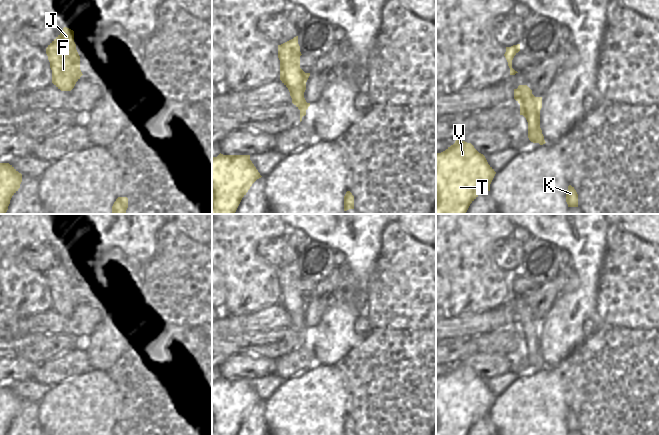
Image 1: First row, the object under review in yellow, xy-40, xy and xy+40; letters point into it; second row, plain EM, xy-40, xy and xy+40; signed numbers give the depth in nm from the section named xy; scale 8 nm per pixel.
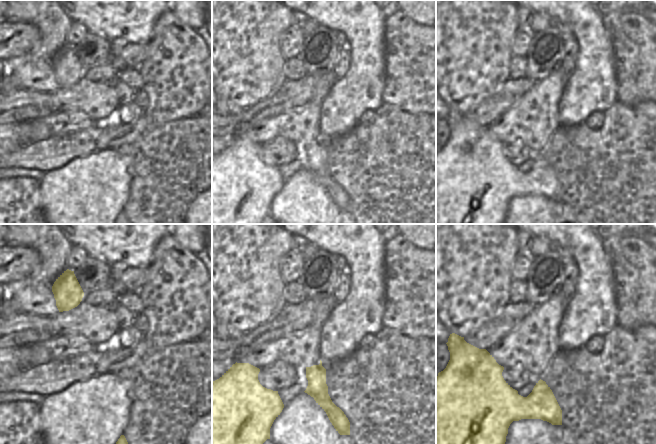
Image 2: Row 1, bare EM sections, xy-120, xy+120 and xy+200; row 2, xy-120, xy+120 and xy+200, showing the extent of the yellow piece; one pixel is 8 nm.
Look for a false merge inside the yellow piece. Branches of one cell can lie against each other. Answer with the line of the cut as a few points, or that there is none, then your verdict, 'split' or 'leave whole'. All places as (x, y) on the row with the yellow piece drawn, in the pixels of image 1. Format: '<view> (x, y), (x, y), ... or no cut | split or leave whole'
no cut | leave whole

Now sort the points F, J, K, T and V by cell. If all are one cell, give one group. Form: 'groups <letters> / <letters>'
groups F J K T V

